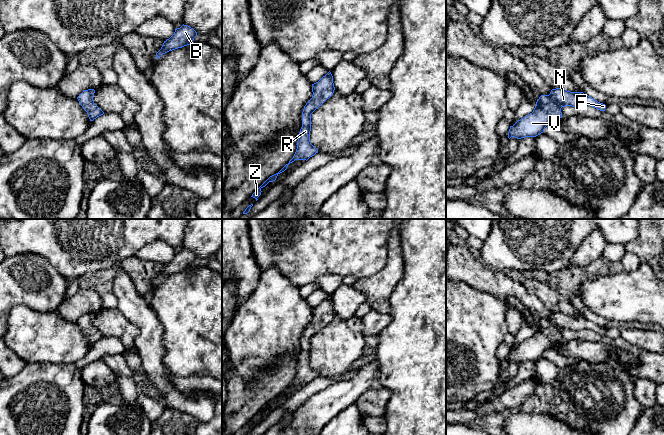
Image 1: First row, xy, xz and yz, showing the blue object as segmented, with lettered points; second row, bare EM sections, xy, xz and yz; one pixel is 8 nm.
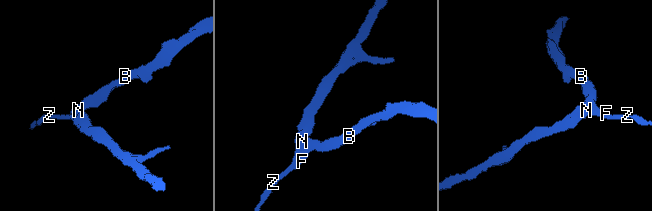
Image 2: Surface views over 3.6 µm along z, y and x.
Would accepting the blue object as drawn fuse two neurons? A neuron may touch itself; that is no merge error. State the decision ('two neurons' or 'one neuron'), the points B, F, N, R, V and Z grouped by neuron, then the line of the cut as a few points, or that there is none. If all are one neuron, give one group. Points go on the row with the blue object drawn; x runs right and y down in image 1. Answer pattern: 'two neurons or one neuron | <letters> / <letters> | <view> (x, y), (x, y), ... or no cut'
one neuron | B F N R V Z | no cut

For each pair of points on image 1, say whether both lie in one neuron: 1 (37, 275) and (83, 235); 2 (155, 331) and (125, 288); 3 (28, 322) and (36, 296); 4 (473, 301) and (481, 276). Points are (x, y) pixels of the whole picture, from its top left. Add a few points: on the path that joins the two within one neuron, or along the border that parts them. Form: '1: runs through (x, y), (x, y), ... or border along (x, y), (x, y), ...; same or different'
1: border along (28, 252), (42, 255), (67, 278); different
2: runs through (146, 320), (133, 307), (129, 299); same
3: border along (10, 310), (26, 305), (38, 311), (55, 311); different
4: border along (456, 280), (466, 282), (499, 299); different

